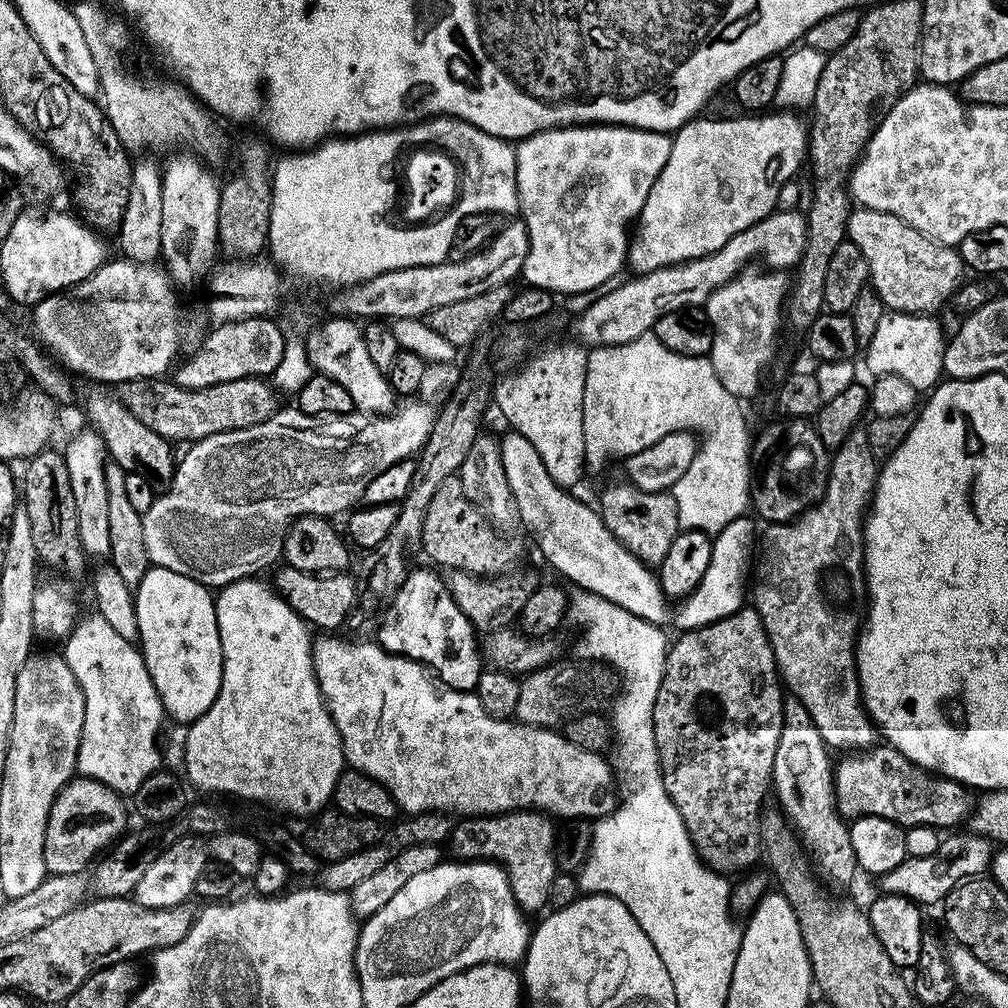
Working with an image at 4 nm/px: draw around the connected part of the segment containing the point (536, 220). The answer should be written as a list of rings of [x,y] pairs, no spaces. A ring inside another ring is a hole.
[[[614,124],[548,128],[545,132],[536,132],[533,136],[525,136],[519,141],[514,148],[516,198],[529,234],[529,253],[526,254],[522,271],[523,278],[528,279],[527,283],[531,287],[544,288],[553,294],[595,293],[603,289],[609,283],[607,280],[620,267],[625,267],[630,229],[639,217],[658,174],[662,174],[671,150],[671,135]]]

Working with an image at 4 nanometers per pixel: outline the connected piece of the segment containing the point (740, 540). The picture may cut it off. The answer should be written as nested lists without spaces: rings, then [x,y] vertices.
[[[742,514],[737,515],[715,533],[710,566],[707,568],[706,574],[703,575],[703,581],[691,595],[681,601],[677,607],[679,609],[674,614],[674,622],[682,629],[682,632],[695,632],[706,625],[721,623],[723,620],[731,619],[743,609],[743,575],[749,564],[750,567],[752,564],[754,552],[752,554],[751,545],[754,542],[756,532],[755,519],[750,518],[744,518]]]

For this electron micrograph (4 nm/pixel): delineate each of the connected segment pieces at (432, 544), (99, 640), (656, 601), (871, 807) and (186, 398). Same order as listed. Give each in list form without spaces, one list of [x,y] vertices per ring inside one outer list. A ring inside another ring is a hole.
[[[457,475],[443,480],[430,500],[428,516],[422,524],[421,551],[449,569],[460,568],[477,576],[492,578],[509,571],[513,565],[512,544],[498,535],[487,516],[466,499],[460,490]],[[433,520],[437,521],[434,527]]]
[[[97,612],[77,621],[64,646],[63,658],[79,682],[84,698],[77,773],[122,796],[135,795],[138,786],[161,767],[156,734],[166,716],[160,695],[145,670],[143,655]],[[94,658],[106,660],[108,672],[94,672]]]
[[[515,430],[508,432],[499,441],[500,461],[506,473],[511,494],[514,495],[514,500],[518,505],[523,529],[536,538],[547,562],[564,577],[574,582],[575,587],[604,597],[628,613],[655,624],[655,626],[666,626],[666,623],[672,618],[672,610],[668,606],[668,597],[661,589],[659,577],[651,570],[651,567],[643,564],[641,559],[635,557],[622,543],[615,539],[603,523],[601,514],[597,509],[593,507],[591,509],[582,501],[574,498],[573,493],[559,488],[553,482],[550,474],[546,471],[546,466],[542,463],[542,458],[538,455],[538,450],[535,450],[534,446],[527,441],[525,435]]]
[[[880,747],[856,750],[851,753],[853,756],[844,756],[837,764],[835,761],[835,798],[842,805],[845,821],[851,822],[859,816],[877,816],[899,824],[905,830],[918,826],[937,830],[955,829],[956,822],[969,811],[969,789],[949,776],[920,768],[907,760],[897,748]]]
[[[159,377],[124,380],[115,385],[114,394],[144,426],[174,444],[199,442],[207,437],[225,435],[224,432],[262,424],[278,408],[279,395],[275,387],[261,377],[231,379],[204,388],[184,388],[167,380]]]

